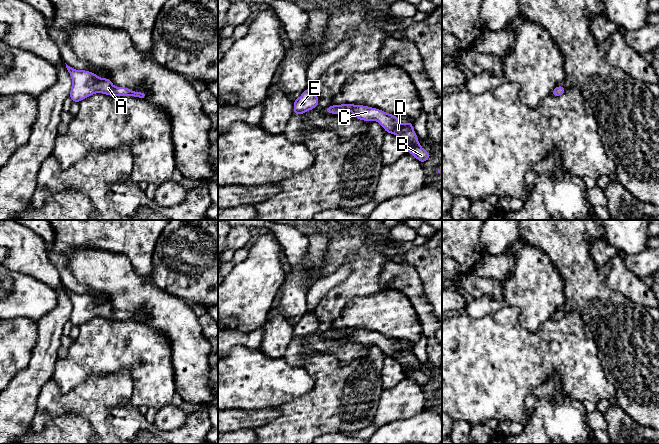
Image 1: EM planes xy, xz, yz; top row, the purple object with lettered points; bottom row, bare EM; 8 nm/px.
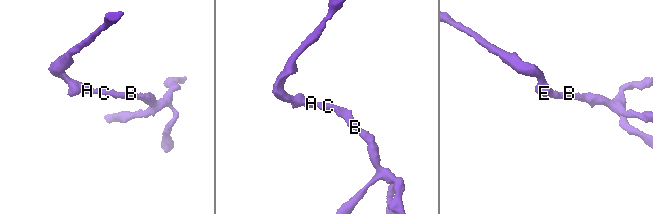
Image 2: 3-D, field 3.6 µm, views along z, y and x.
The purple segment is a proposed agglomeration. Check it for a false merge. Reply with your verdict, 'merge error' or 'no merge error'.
no merge error

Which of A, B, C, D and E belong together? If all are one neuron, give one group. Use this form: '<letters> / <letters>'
A B C D E

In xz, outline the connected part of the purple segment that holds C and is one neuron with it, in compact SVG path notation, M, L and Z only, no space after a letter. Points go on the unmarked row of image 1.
M340 328L331 329L324 333L324 336L330 338L340 338L346 335L351 335L356 342L362 345L377 345L382 349L386 357L398 360L406 375L409 375L422 388L431 381L432 378L423 373L417 365L418 360L414 356L413 346L399 348L399 340L364 329Z

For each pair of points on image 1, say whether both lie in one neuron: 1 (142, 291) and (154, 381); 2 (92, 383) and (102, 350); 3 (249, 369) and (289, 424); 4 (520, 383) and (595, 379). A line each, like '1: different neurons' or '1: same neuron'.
1: different neurons
2: different neurons
3: different neurons
4: same neuron

